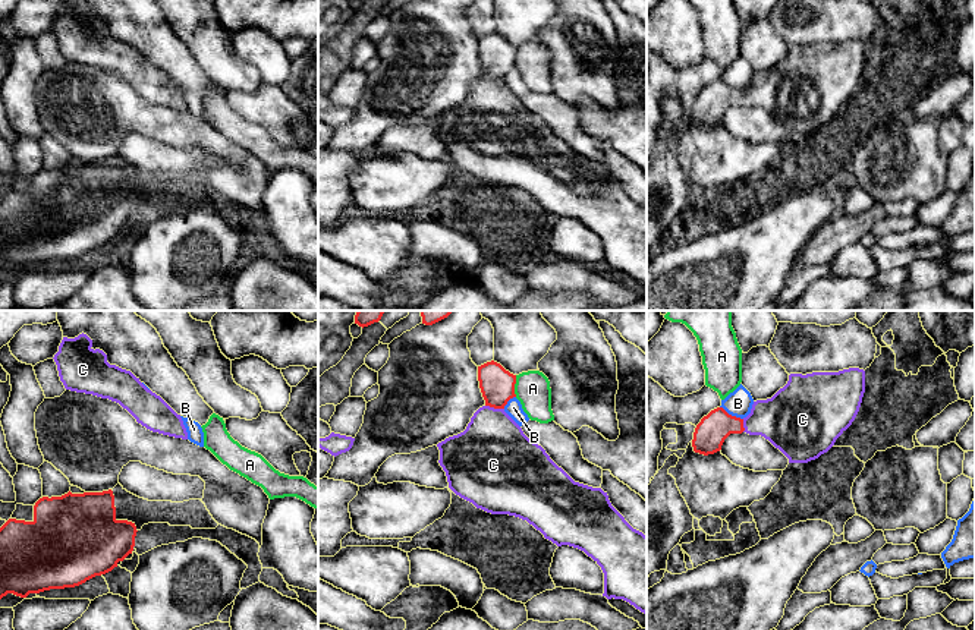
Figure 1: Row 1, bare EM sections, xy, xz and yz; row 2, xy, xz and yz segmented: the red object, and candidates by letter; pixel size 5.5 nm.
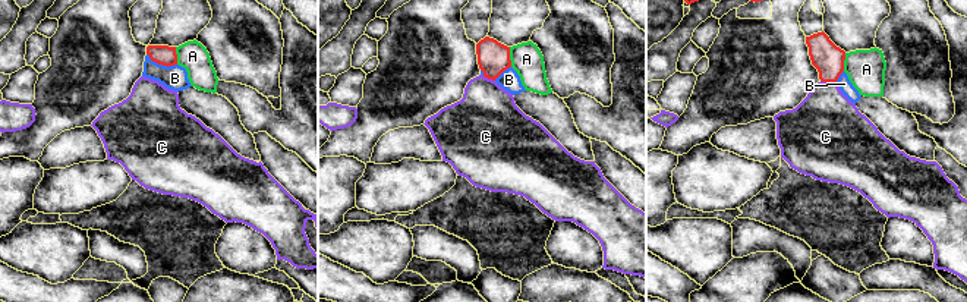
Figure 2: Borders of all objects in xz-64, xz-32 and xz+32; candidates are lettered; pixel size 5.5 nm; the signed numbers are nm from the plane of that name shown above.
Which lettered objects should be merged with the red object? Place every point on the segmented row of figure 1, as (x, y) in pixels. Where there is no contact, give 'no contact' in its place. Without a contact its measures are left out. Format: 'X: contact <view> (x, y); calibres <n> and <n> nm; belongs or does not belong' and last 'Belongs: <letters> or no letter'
A: contact xz (513, 386); calibres 190 and 190 nm; does not belong
B: contact yz (730, 415); calibres 170 and 140 nm; does not belong
C: contact xz (494, 408); calibres 190 and 400 nm; belongs
Belongs: C

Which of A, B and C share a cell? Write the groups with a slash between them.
A / B / C

